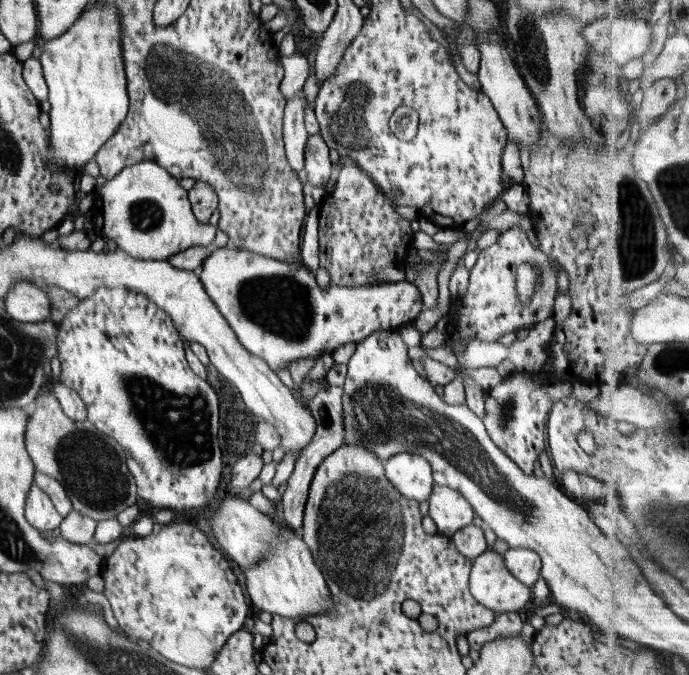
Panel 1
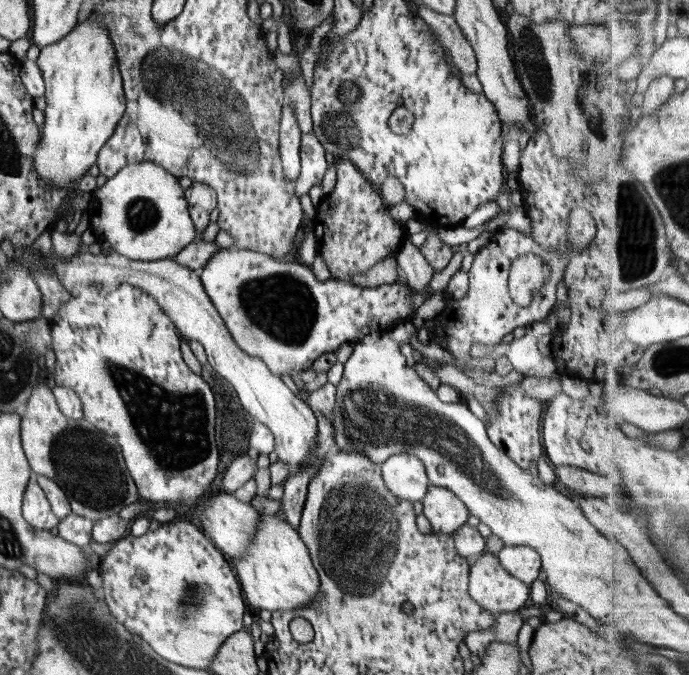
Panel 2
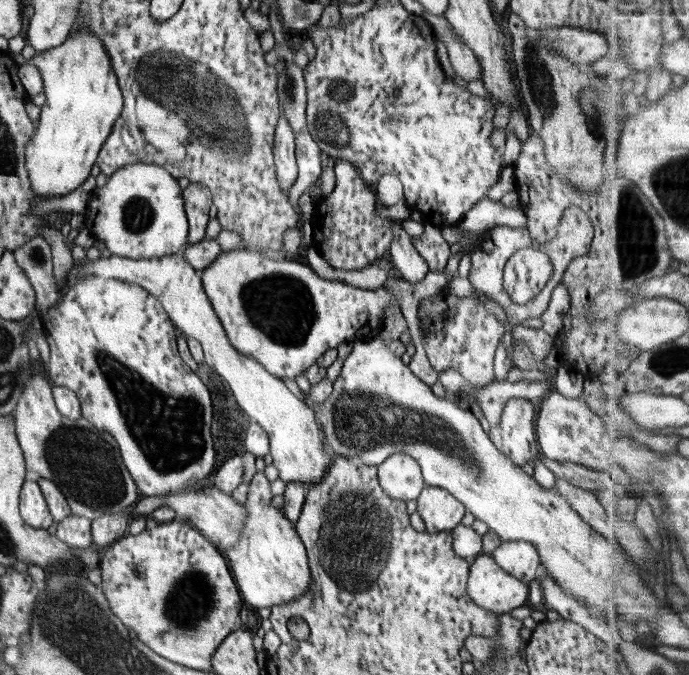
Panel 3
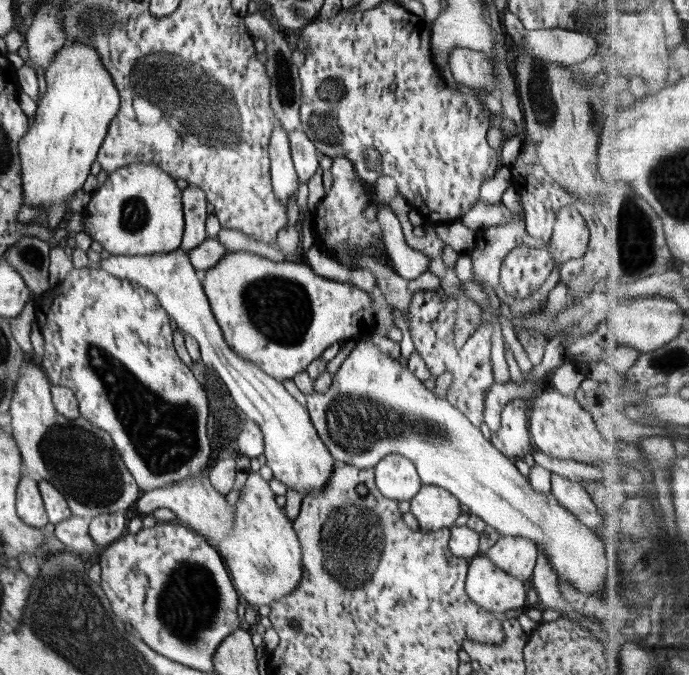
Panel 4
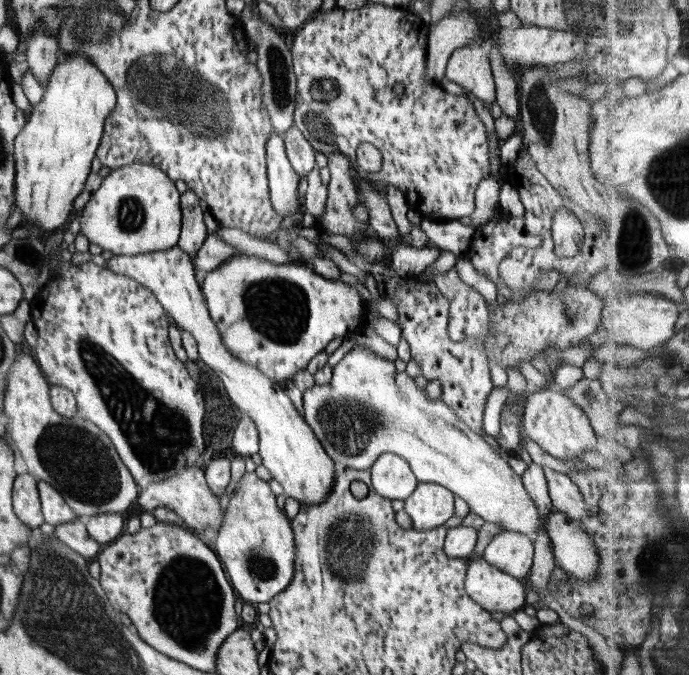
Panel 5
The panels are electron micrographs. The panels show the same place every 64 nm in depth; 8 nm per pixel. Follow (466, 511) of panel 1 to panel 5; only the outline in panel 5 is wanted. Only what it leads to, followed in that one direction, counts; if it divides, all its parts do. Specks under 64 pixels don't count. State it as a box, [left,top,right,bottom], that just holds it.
[404,482,454,531]

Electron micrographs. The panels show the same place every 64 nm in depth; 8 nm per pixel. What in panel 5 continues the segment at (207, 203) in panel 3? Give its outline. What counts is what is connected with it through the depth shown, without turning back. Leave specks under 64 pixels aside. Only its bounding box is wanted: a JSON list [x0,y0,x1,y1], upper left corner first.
[178,189,210,260]

